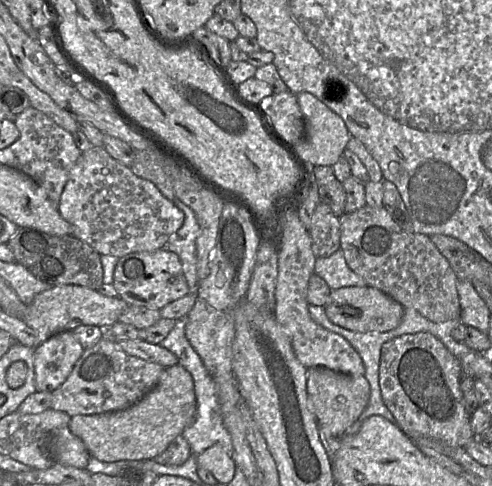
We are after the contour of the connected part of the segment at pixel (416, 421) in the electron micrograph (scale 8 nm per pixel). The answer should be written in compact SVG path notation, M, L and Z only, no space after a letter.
M428 332L405 334L383 344L379 362L379 387L383 402L395 417L396 424L412 440L431 438L450 447L463 447L476 439L471 429L471 415L466 410L460 381L463 377L461 360Z

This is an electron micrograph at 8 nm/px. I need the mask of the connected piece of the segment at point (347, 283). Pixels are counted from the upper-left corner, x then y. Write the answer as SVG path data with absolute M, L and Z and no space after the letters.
M341 249L329 257L316 258L314 274L320 276L331 290L368 286L363 278L349 268Z

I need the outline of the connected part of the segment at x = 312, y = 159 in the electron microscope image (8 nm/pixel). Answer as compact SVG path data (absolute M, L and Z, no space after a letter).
M301 92L296 95L304 118L305 132L300 141L289 143L295 153L309 166L309 169L315 165L332 167L343 157L350 139L350 132L343 119L314 95L309 92Z

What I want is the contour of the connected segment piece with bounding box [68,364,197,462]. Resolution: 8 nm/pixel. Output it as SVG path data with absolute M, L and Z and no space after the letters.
M177 364L164 367L157 385L133 406L111 413L75 415L71 417L68 427L73 435L81 439L91 456L102 462L154 459L193 423L196 412L197 402L193 379L184 367Z

